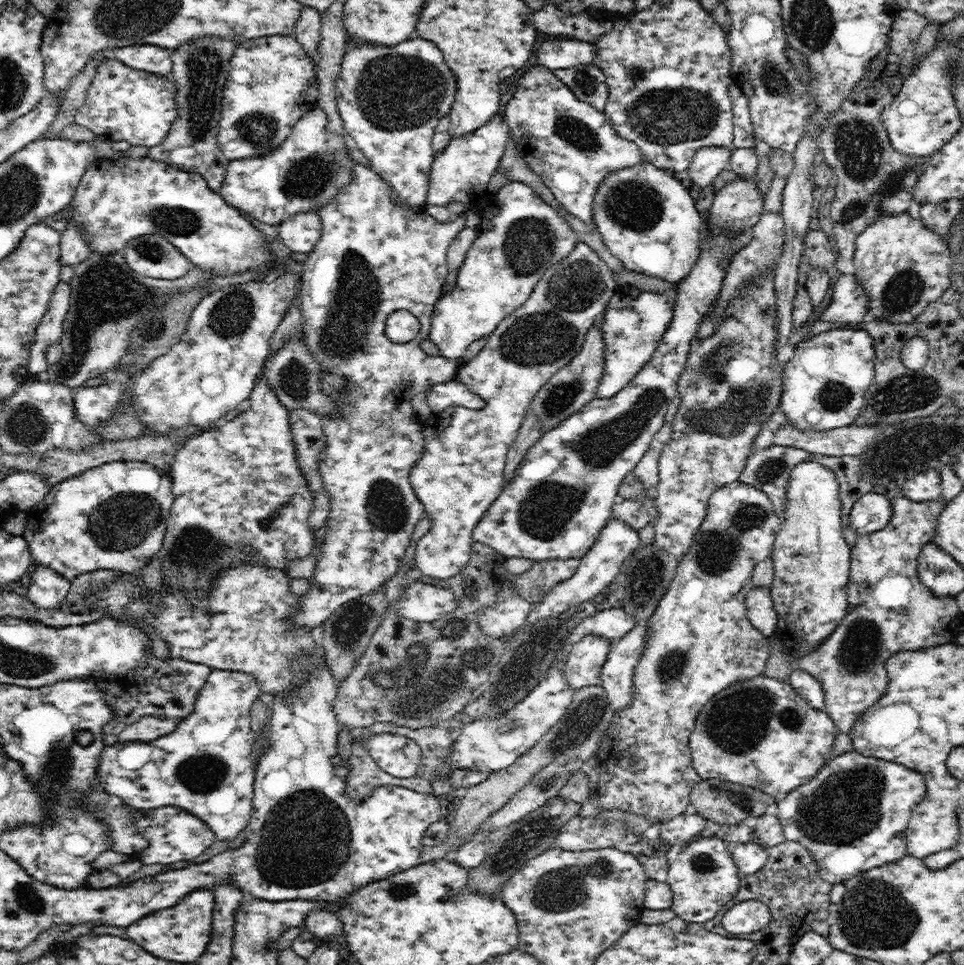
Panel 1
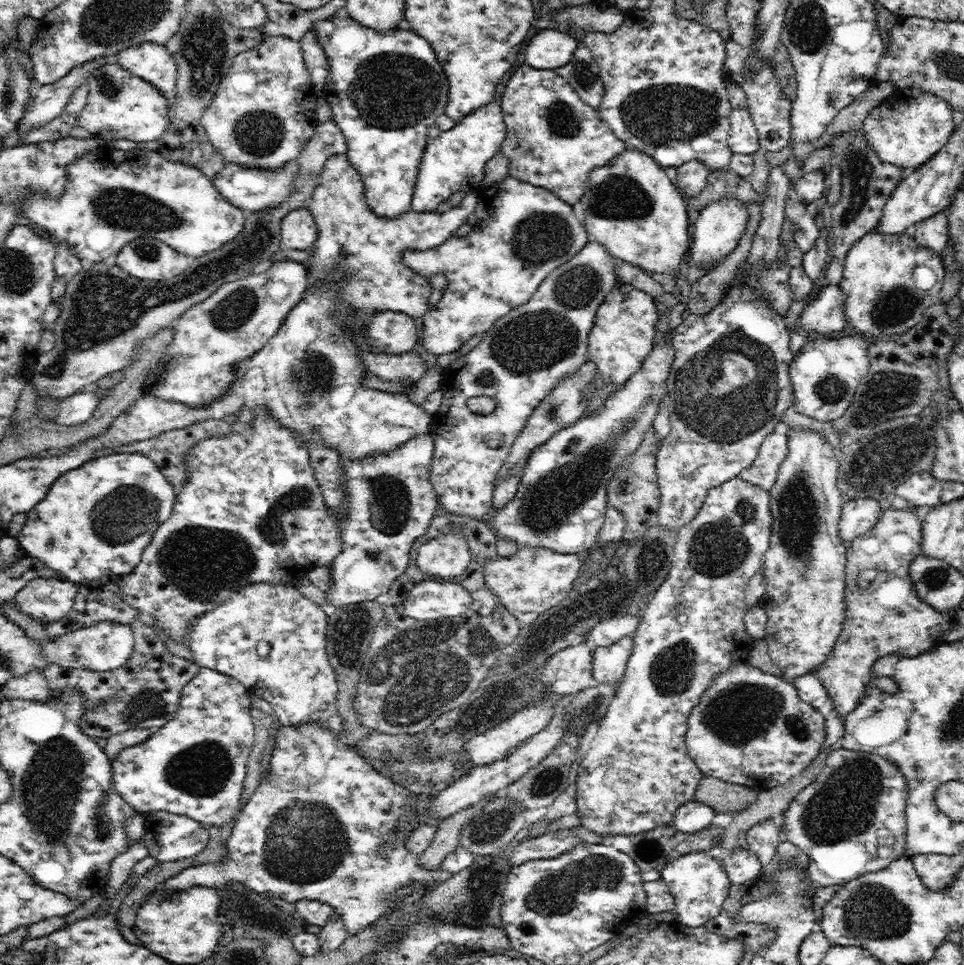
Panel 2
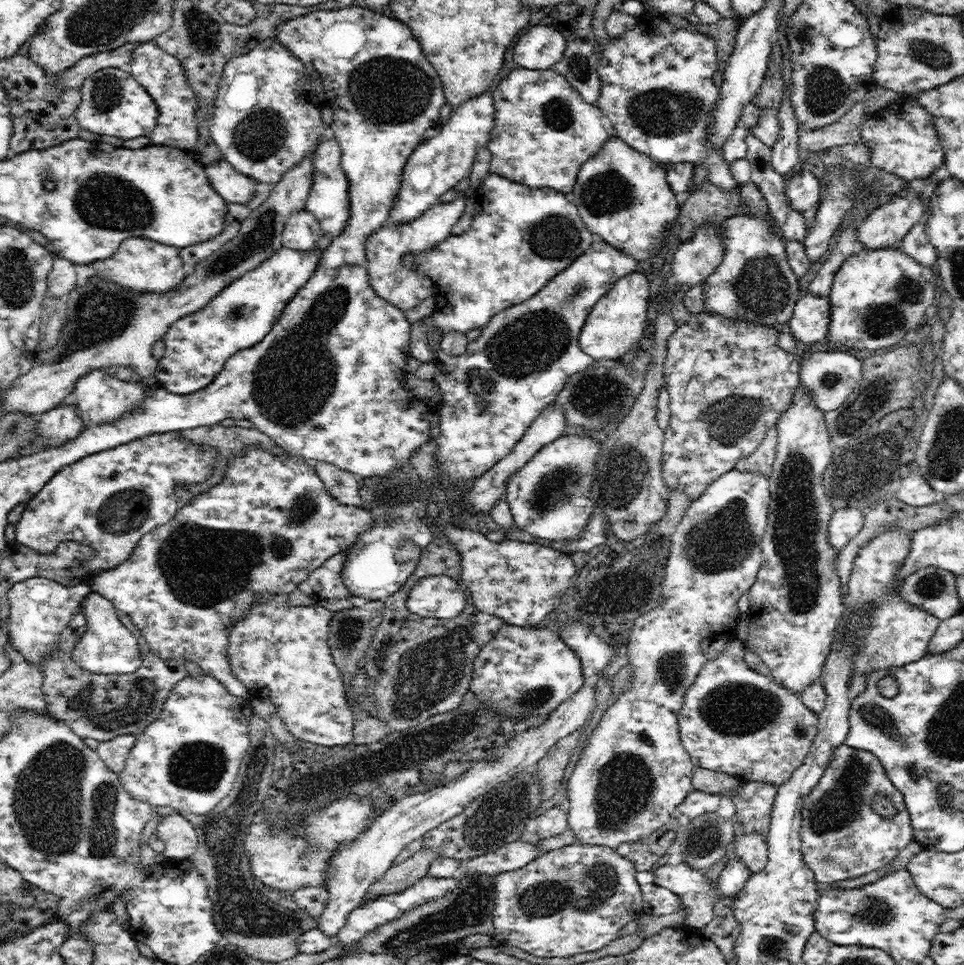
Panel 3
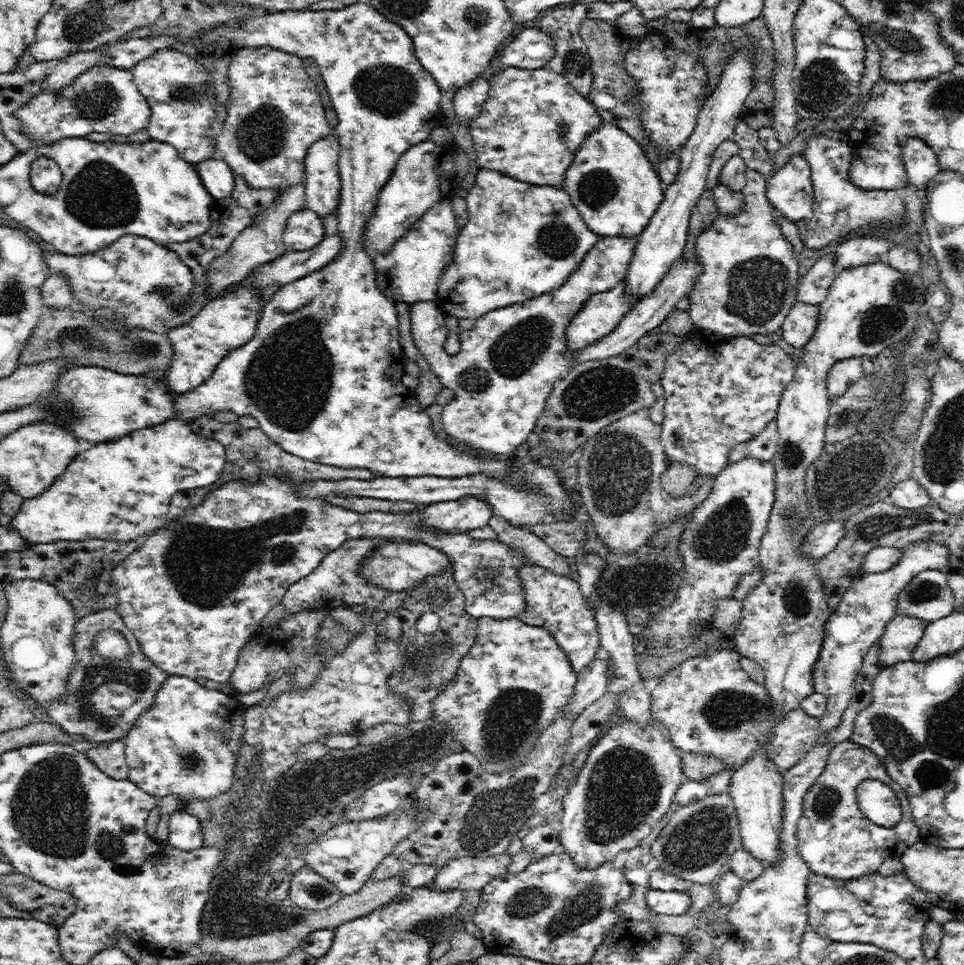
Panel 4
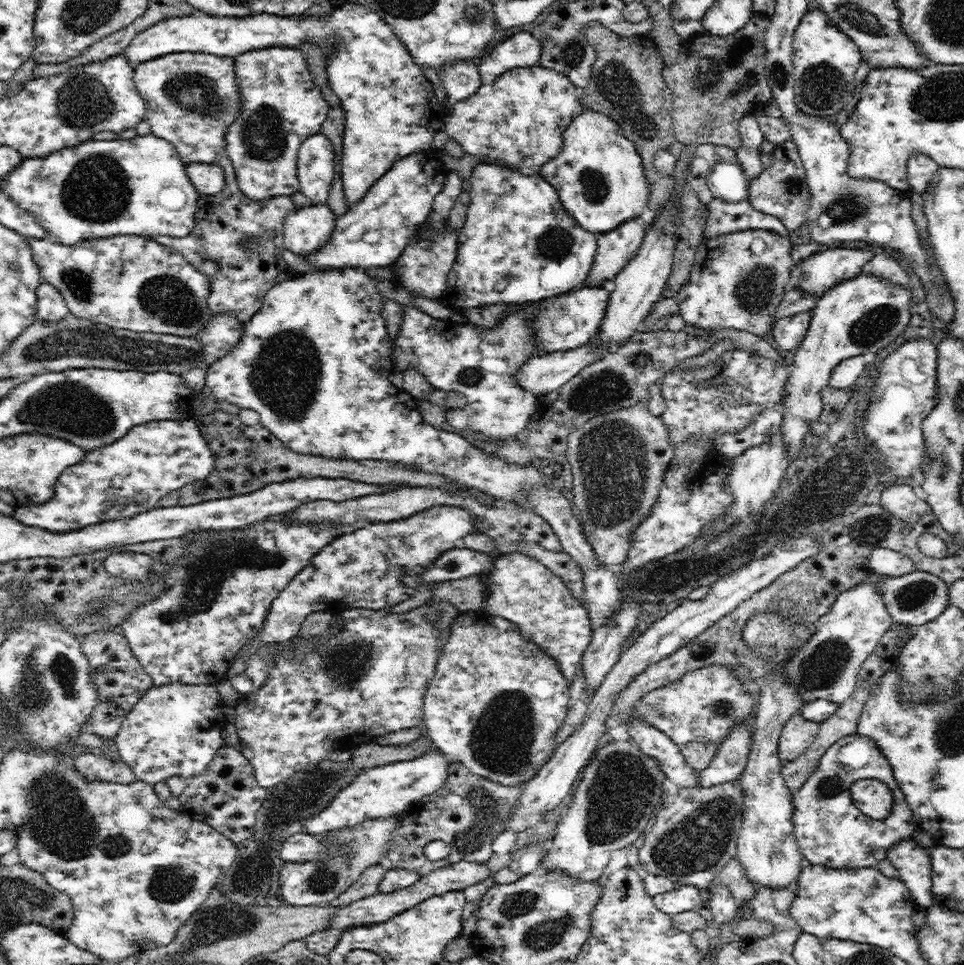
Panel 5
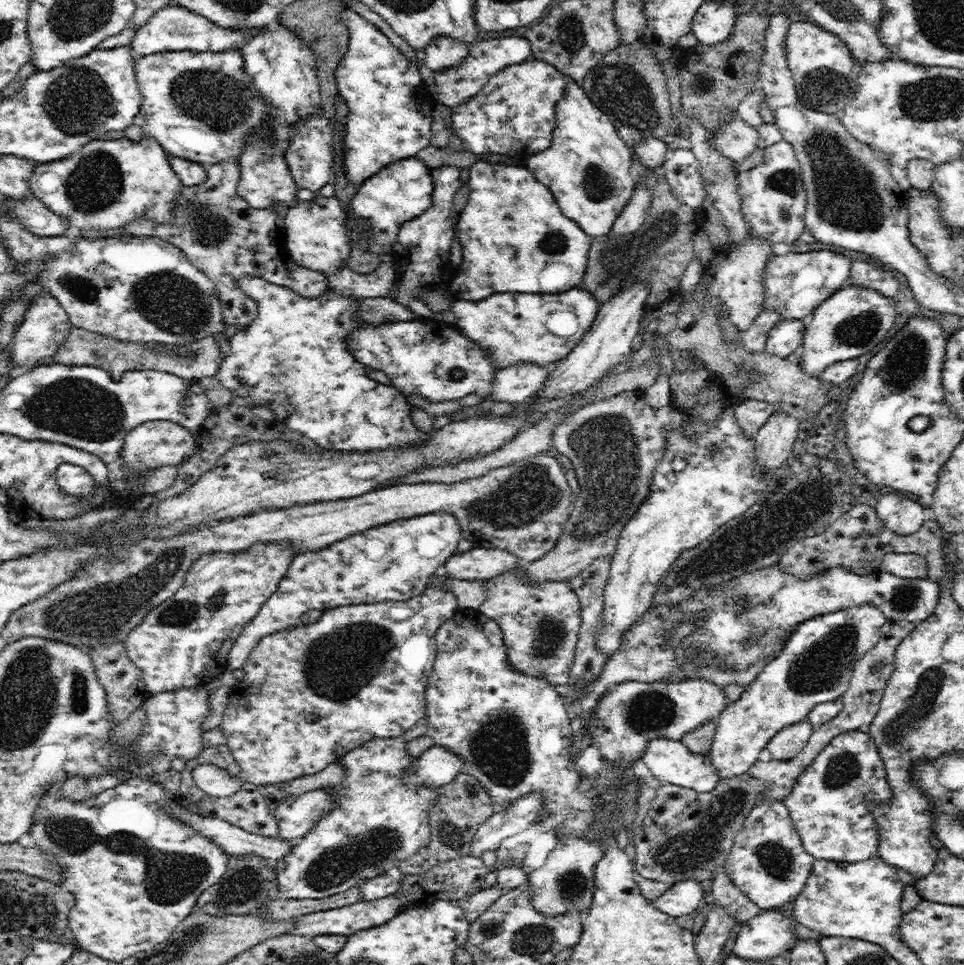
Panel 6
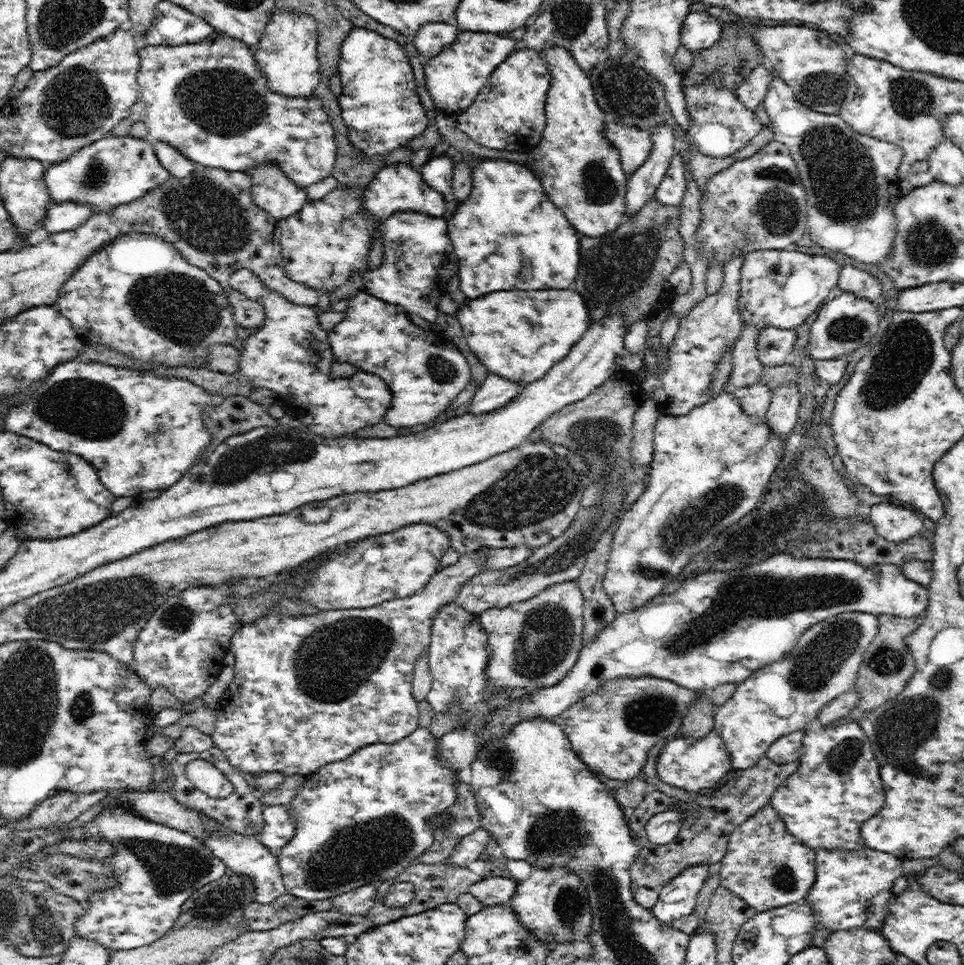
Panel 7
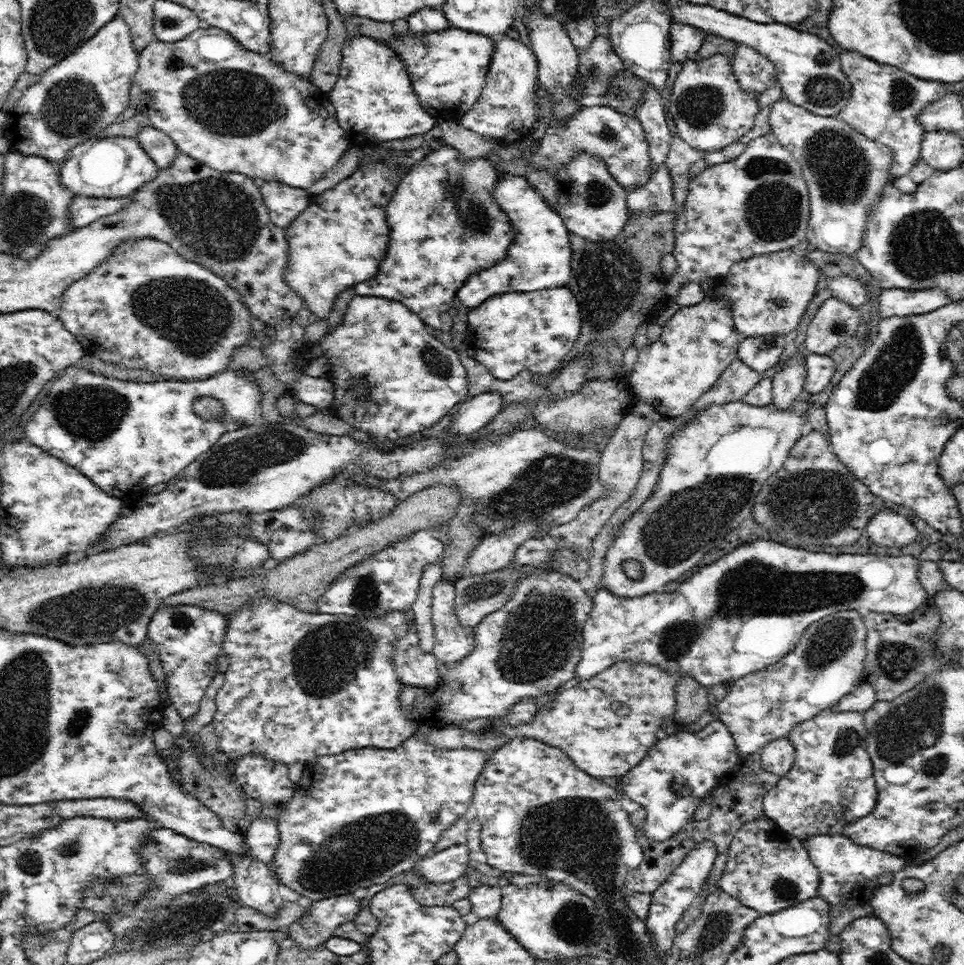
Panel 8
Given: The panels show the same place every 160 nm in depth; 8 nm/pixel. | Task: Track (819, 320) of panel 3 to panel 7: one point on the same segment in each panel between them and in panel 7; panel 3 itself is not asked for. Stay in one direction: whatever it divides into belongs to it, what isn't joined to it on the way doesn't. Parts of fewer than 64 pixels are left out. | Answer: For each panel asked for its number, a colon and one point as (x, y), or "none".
4: (799, 325)
5: (788, 333)
6: (782, 340)
7: (773, 345)

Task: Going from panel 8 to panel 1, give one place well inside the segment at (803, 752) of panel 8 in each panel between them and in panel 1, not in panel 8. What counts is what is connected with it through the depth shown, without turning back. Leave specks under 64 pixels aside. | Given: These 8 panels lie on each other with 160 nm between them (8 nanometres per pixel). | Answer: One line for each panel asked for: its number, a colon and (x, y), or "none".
1: (852, 816)
2: (851, 821)
3: (842, 837)
4: (835, 838)
5: (831, 830)
6: (829, 805)
7: (837, 786)

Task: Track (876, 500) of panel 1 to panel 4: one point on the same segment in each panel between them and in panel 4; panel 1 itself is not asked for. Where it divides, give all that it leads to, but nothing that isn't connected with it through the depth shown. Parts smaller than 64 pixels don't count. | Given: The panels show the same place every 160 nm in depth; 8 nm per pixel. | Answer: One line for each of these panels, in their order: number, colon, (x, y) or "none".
2: (858, 516)
3: (845, 523)
4: (824, 537)

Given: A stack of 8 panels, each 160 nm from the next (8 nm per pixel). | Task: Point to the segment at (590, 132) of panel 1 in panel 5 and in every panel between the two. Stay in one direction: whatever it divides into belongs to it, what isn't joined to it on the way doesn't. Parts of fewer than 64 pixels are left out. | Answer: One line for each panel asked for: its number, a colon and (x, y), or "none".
2: (554, 139)
3: (544, 131)
4: (533, 121)
5: (518, 119)

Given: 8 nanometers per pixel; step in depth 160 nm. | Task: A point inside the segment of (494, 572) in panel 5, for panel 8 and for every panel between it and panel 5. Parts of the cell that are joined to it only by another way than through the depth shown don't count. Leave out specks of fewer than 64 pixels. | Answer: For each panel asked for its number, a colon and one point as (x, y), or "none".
6: (540, 621)
7: (534, 643)
8: (531, 646)

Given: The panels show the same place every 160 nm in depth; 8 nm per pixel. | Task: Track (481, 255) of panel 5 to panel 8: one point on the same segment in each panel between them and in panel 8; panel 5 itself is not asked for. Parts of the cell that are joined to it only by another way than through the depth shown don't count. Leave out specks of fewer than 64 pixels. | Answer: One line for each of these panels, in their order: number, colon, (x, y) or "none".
6: (511, 228)
7: (507, 234)
8: (539, 256)

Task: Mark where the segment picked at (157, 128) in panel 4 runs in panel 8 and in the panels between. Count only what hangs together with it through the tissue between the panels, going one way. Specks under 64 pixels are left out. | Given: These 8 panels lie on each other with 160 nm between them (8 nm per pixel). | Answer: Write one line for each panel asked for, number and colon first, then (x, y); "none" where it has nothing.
5: (191, 98)
6: (200, 106)
7: (209, 100)
8: (235, 110)

